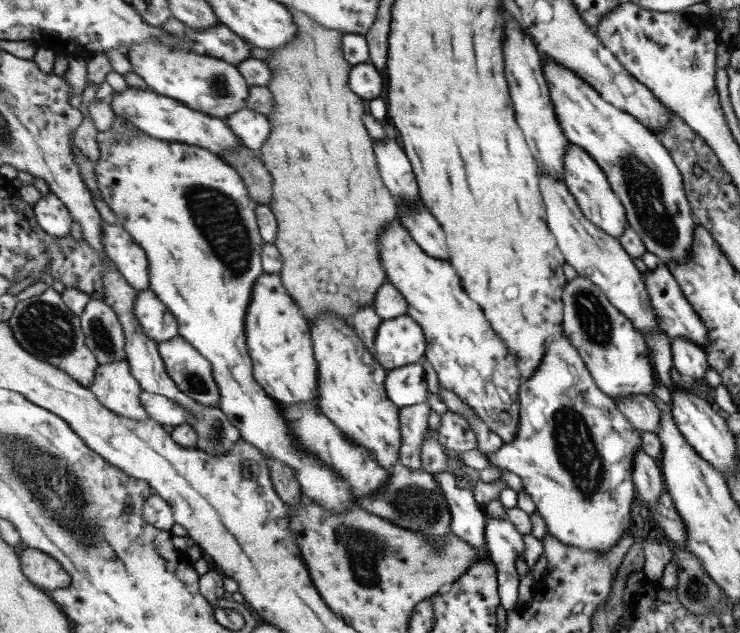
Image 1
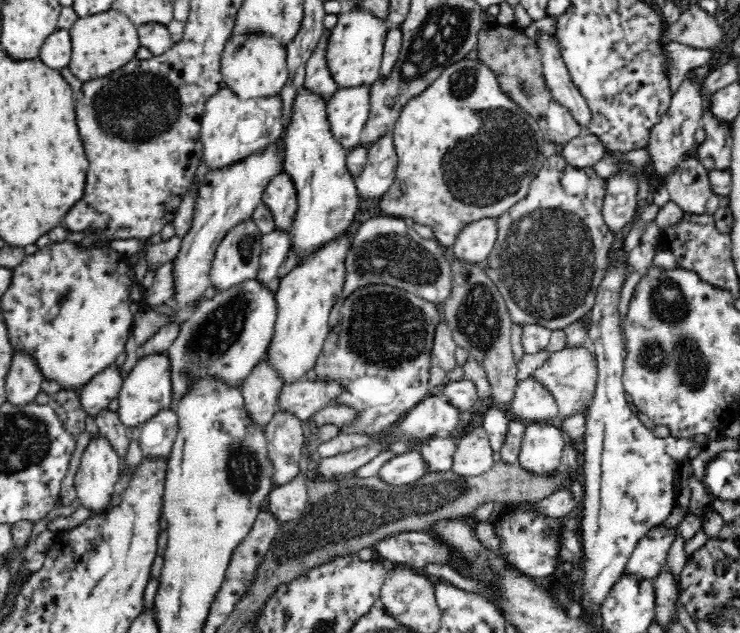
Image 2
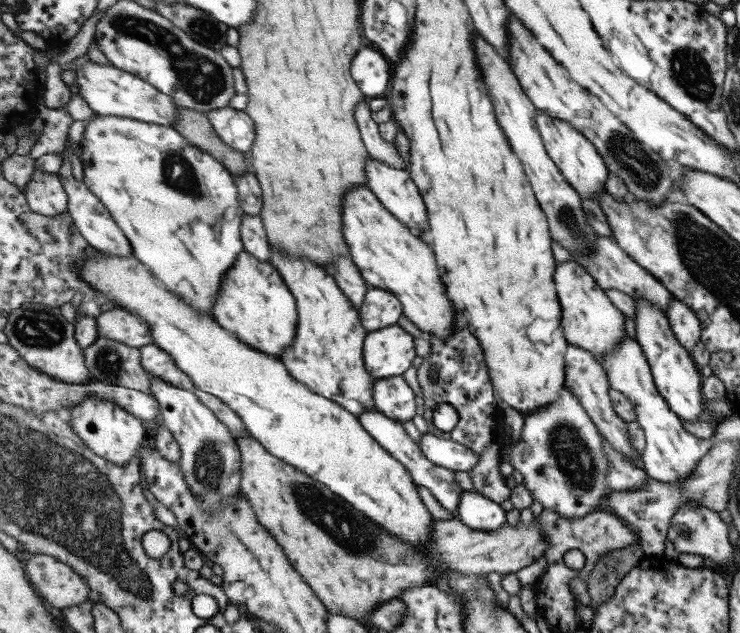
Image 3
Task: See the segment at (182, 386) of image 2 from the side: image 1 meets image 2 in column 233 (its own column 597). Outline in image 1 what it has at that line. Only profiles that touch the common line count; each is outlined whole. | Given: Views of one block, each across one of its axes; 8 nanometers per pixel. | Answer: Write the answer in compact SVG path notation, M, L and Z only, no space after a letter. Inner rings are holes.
M581 276L566 285L563 299L565 333L579 349L599 388L614 399L652 394L655 380L649 346L632 320L615 308L600 286Z

